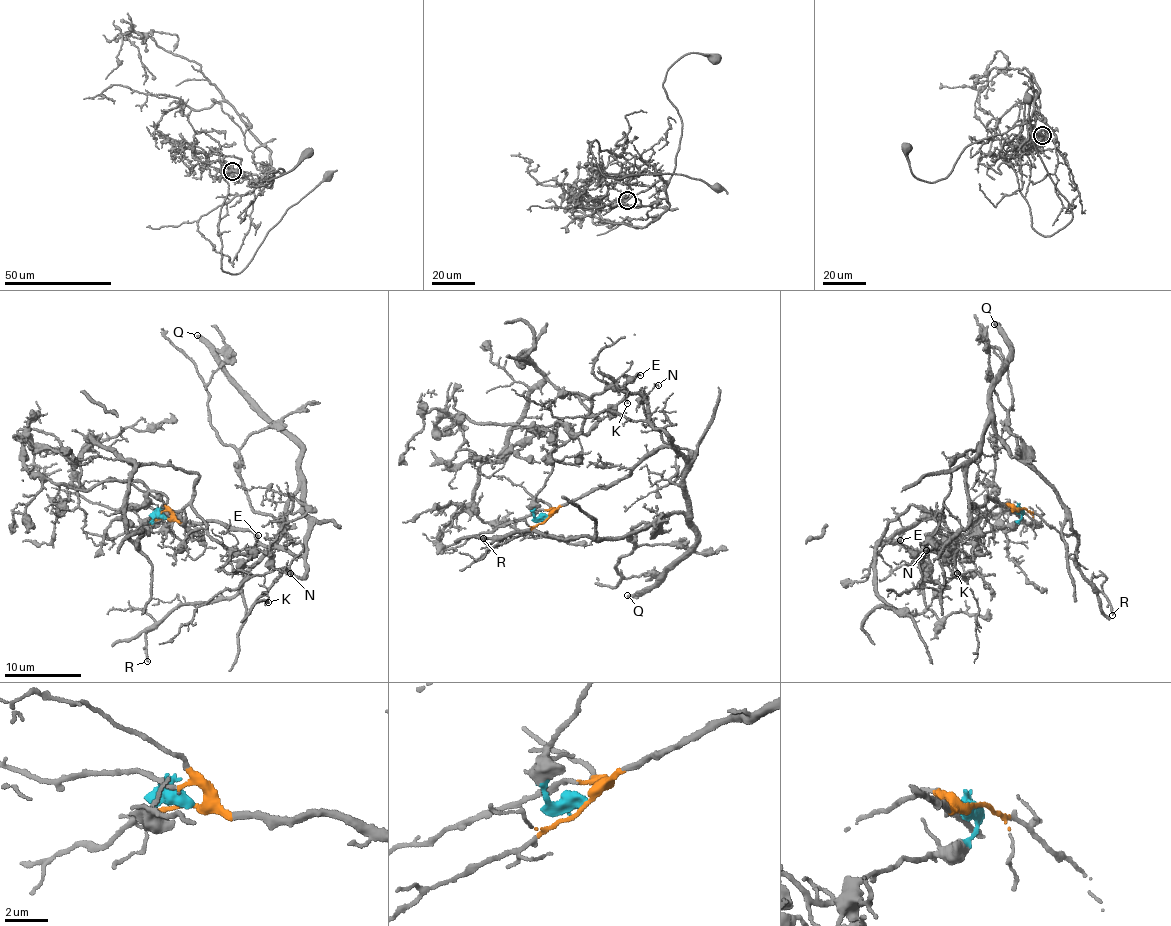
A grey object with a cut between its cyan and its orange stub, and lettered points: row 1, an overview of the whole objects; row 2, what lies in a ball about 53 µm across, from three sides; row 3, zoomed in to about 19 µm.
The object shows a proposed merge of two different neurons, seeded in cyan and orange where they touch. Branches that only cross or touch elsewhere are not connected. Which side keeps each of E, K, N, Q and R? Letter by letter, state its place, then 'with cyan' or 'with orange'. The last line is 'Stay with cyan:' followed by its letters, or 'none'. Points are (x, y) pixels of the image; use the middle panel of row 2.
E: (640, 375) | with cyan
K: (627, 403) | with orange
N: (658, 385) | with cyan
Q: (627, 595) | with orange
R: (483, 538) | with orange
Stay with cyan: E, N

